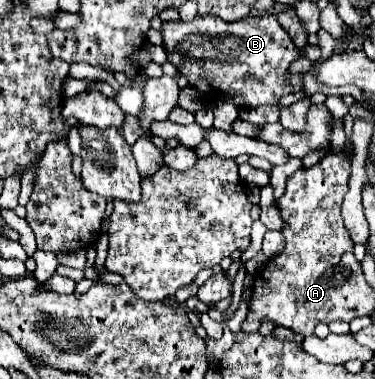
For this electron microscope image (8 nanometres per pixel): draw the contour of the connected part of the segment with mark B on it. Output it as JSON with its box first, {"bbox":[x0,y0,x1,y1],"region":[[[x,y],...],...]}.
{"bbox":[162,16,302,108],"region":[[[196,16],[192,22],[166,22],[162,28],[168,60],[186,74],[190,86],[208,98],[224,98],[238,108],[276,106],[282,96],[302,90],[302,74],[288,76],[288,66],[300,54],[278,24],[276,16],[248,16],[238,22],[224,22],[218,16]]]}

